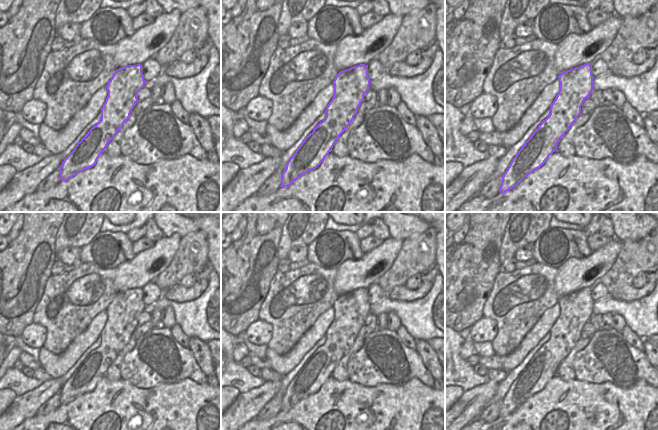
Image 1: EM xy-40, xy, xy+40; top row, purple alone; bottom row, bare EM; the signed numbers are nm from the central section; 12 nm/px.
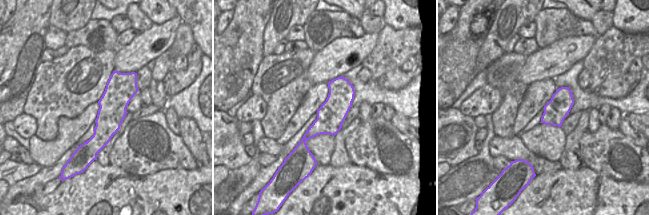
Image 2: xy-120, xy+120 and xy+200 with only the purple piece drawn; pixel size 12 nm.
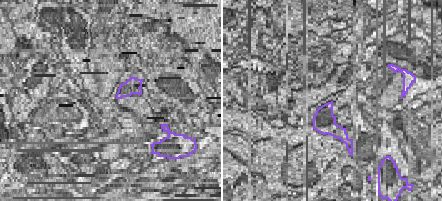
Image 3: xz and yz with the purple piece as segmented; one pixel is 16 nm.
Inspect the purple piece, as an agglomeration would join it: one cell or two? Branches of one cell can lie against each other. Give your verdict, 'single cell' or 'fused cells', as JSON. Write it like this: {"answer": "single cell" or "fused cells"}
{"answer": "fused cells"}

